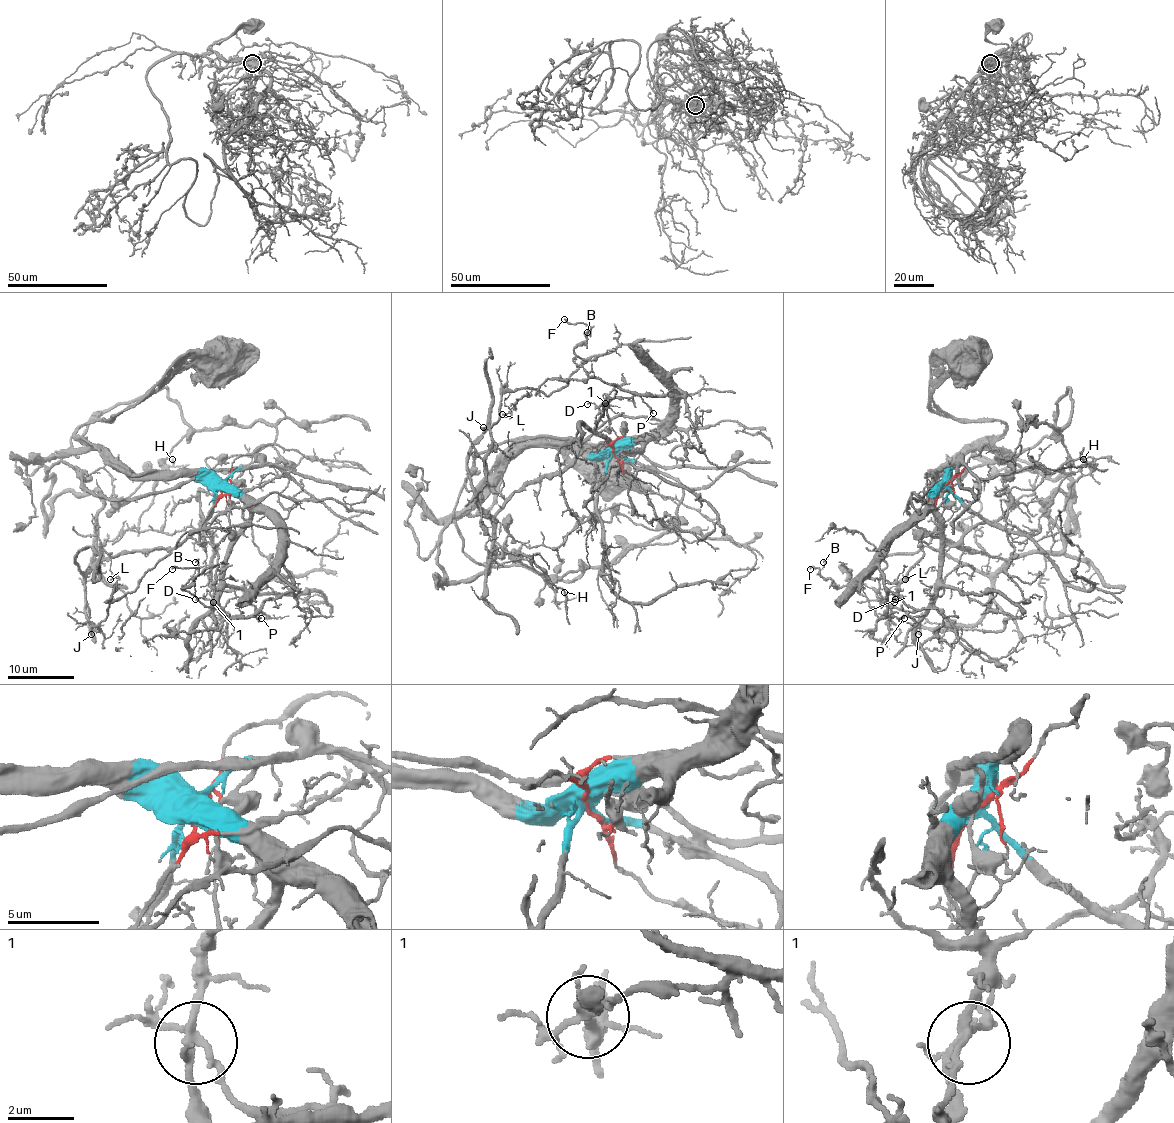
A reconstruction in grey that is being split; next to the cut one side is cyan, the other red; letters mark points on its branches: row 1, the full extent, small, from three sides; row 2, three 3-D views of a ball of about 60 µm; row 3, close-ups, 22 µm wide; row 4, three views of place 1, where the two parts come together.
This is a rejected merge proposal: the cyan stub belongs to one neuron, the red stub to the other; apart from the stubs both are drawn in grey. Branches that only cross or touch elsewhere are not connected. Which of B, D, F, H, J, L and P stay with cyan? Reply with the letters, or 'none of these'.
B, D, F, P

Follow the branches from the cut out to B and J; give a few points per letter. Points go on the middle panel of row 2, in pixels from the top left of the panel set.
B: (613, 455), (650, 435), (675, 388), (685, 393), (645, 395), (592, 378), (573, 350), (587, 332)
J: (613, 455), (610, 445), (587, 448), (560, 471), (523, 483), (488, 515), (477, 503), (492, 442), (483, 427)

